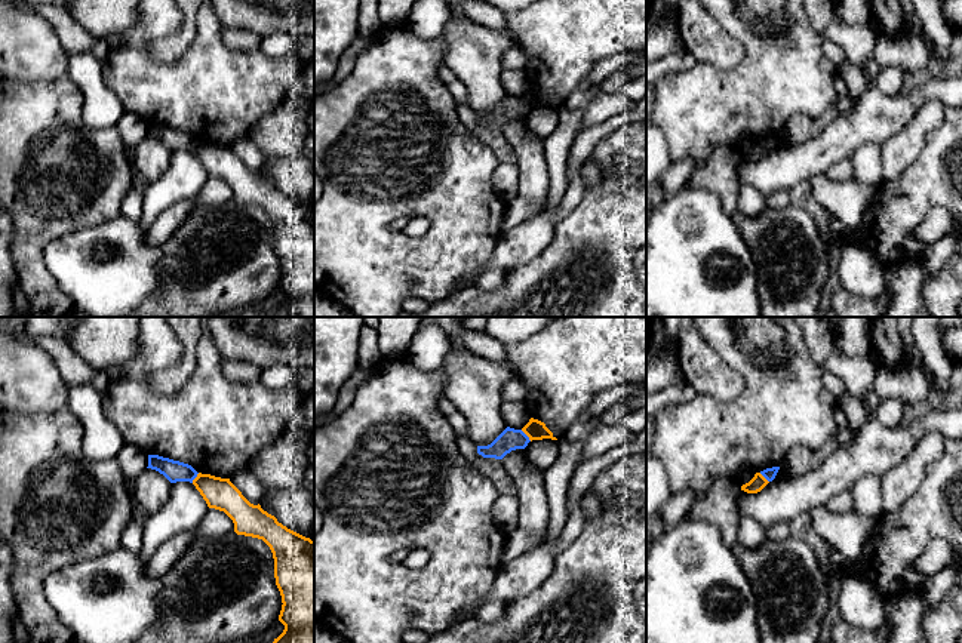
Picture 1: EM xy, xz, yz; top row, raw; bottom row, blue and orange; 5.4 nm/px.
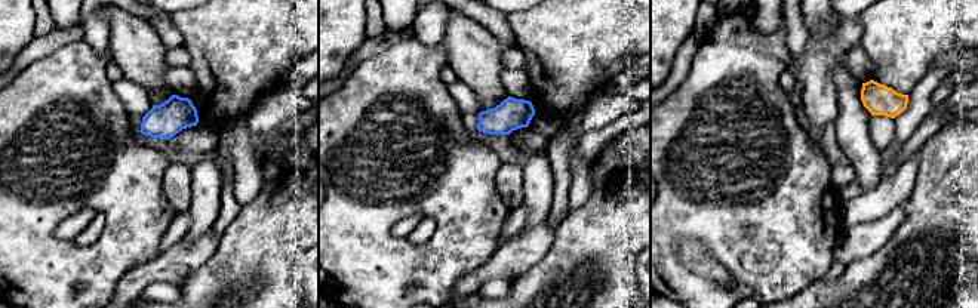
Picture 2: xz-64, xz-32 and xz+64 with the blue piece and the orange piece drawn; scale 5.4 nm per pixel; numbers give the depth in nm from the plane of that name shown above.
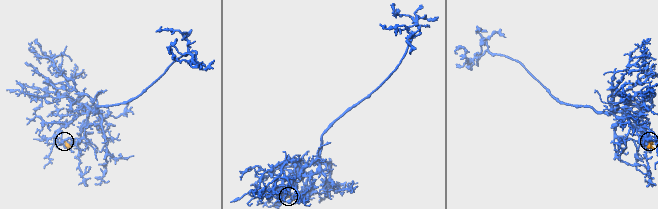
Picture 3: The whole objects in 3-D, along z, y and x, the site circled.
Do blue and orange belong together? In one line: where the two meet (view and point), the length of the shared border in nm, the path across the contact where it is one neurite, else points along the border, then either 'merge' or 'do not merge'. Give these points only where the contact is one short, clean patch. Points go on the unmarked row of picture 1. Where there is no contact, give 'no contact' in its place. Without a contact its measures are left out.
contact xz (526, 104); length 90 nm; border xz (521, 98), (531, 108); do not merge

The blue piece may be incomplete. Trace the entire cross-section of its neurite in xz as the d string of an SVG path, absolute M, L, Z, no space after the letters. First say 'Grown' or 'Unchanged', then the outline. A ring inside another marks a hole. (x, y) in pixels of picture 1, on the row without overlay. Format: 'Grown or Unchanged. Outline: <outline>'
Unchanged. Outline: M507 95L491 113L477 114L477 121L483 126L502 127L516 117L525 117L529 105L522 98Z

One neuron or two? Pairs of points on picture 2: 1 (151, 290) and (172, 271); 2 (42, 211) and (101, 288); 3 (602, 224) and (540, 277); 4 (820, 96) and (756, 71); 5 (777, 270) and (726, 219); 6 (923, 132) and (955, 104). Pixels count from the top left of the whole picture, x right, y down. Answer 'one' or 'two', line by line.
1: two
2: one
3: one
4: two
5: one
6: one

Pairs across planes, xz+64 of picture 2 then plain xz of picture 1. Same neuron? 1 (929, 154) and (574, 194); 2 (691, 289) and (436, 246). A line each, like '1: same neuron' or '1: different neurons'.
1: different neurons
2: same neuron

